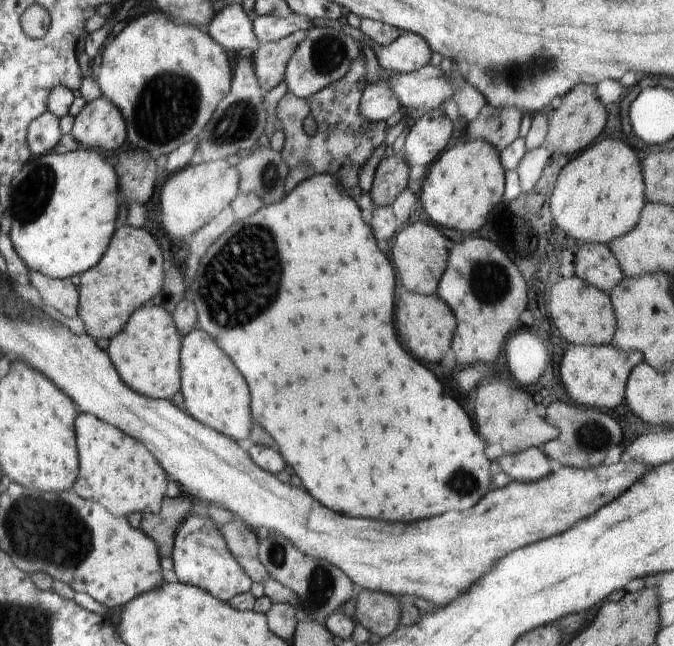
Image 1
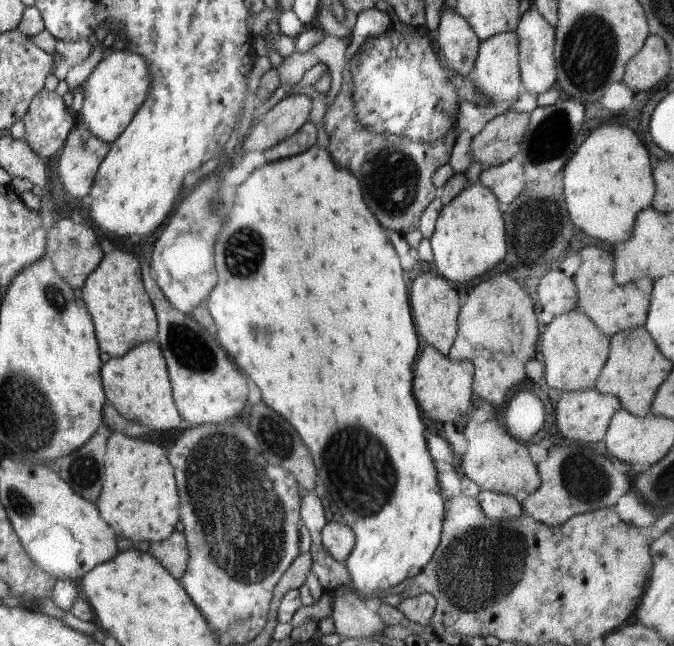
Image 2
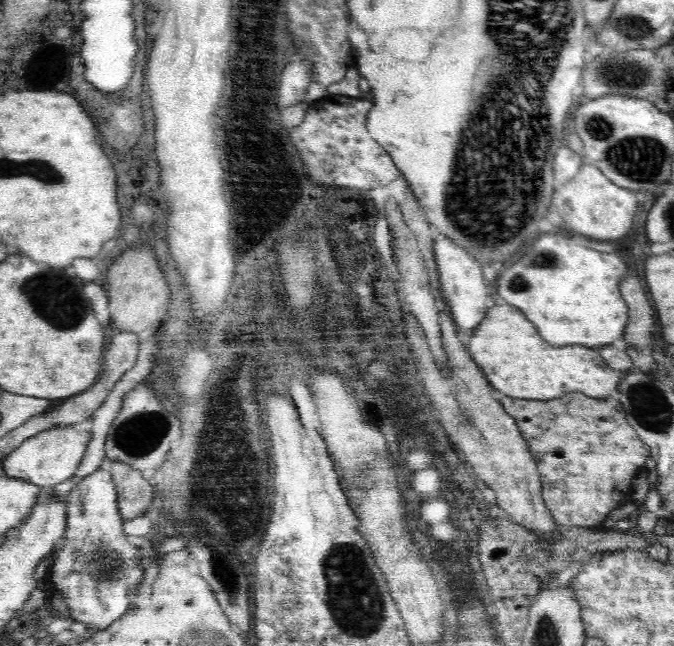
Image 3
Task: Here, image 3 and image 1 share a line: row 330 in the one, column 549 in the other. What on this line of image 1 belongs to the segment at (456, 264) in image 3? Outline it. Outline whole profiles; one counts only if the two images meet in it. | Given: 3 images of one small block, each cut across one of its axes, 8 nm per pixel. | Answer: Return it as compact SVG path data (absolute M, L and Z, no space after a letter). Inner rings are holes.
M532 447L518 454L498 458L498 466L512 481L529 483L547 477L552 472L552 460L541 448Z

